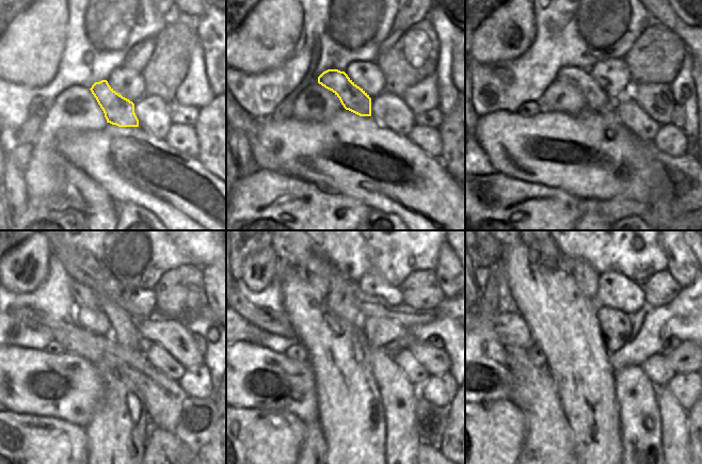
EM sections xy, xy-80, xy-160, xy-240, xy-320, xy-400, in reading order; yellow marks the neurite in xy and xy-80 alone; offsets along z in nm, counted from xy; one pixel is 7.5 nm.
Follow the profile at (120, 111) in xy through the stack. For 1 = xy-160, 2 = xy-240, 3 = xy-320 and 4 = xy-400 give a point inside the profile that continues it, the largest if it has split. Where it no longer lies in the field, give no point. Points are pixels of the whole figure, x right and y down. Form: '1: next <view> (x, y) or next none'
1: next xy-160 (595, 98)
2: next xy-240 (82, 296)
3: next xy-320 (317, 277)
4: next xy-400 (548, 252)

